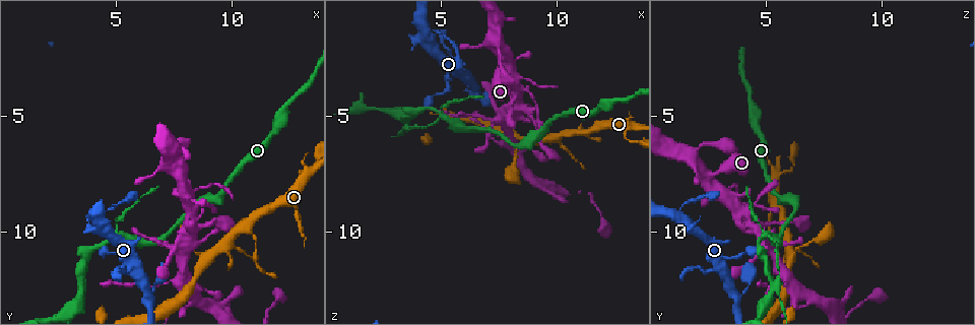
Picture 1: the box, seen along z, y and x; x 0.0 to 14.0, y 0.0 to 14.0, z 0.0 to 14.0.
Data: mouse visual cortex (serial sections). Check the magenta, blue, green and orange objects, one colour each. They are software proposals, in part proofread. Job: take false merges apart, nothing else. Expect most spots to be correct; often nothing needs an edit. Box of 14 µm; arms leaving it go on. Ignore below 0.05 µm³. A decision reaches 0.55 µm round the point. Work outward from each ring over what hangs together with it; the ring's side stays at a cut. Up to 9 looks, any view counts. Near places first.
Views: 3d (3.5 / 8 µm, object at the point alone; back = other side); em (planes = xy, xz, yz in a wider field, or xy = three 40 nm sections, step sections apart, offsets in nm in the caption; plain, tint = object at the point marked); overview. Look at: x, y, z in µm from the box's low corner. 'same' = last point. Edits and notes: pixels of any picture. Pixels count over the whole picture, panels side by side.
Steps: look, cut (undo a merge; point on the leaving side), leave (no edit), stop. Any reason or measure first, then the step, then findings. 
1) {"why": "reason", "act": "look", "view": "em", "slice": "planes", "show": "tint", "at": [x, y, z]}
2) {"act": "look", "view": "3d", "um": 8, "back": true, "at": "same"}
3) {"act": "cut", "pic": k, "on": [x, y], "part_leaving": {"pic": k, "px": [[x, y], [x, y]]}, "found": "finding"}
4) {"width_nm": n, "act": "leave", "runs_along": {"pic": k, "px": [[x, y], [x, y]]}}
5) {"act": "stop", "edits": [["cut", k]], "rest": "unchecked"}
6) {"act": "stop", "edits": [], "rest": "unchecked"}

{"why": "calibre changes", "act": "look", "view": "3d", "um": 3.5, "at": [13.0, 7.6, 5.5]}

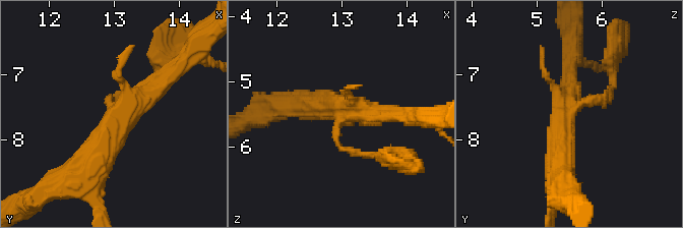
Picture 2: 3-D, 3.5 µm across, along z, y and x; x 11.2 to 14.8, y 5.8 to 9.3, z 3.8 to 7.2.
{"why": "shape alone is not enough", "act": "look", "view": "em", "slice": "xy", "step": 2, "show": "tint", "at": [13.05, 7.60, 5.50]}

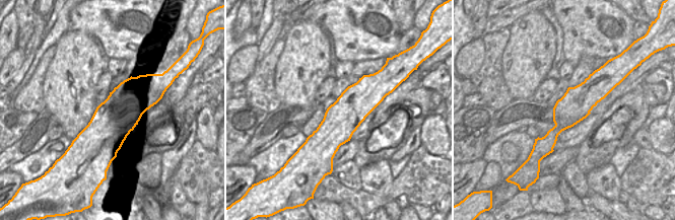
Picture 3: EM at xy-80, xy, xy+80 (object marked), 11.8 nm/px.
{"act": "look", "view": "em", "slice": "xy", "step": 3, "show": "tint", "at": "same"}

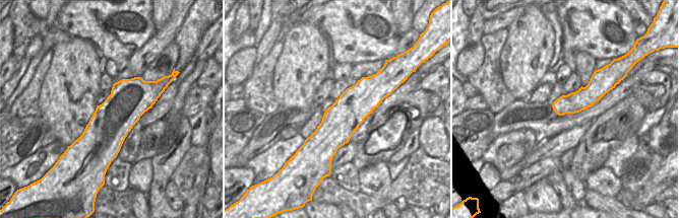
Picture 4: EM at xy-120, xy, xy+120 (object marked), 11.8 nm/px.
{"act": "leave", "found": "all the same cell"}

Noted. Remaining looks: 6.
{"why": "abrupt turn", "act": "look", "view": "3d", "um": 3.5, "at": [10.7, 9.6, 5.7]}

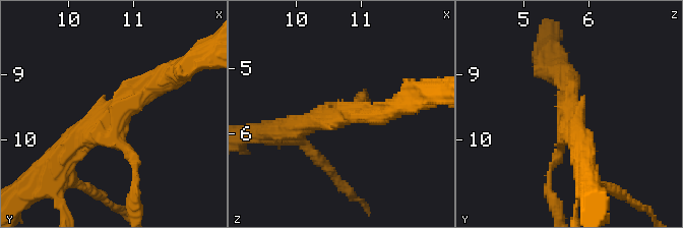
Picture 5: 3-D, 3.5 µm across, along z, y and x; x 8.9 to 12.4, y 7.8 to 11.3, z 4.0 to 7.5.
{"arms": 3, "arm_widths_nm": [150, 300, 350], "why": "shape alone is not enough", "act": "look", "view": "em", "slice": "xy", "step": 5, "show": "plain", "at": [10.65, 9.65, 5.70]}

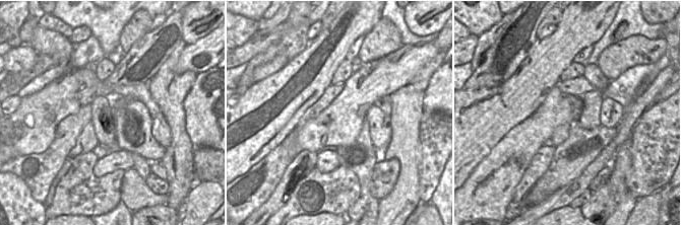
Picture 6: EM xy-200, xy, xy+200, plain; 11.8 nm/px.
{"why": "with the object marked", "act": "look", "view": "em", "slice": "xy", "step": 5, "show": "tint", "at": "same"}

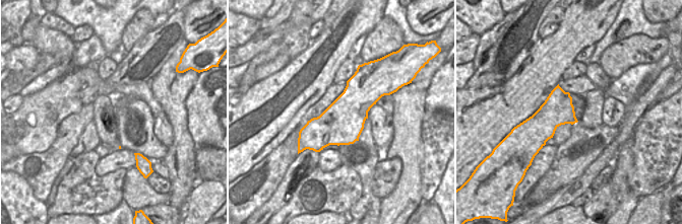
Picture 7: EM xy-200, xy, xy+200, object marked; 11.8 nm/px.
{"act": "leave", "runs_along": {"pic": 5, "px": [[165, 74], [59, 159]]}, "found": "one cell here"}

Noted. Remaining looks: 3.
{"why": "two arms in line, one across", "act": "look", "view": "3d", "um": 3.5, "at": [8.2, 8.8, 3.6]}

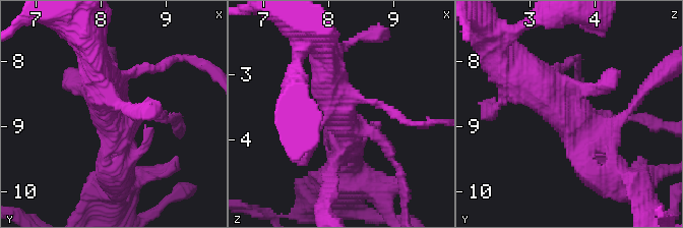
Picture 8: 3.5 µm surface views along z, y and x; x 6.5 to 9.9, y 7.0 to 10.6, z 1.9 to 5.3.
{"act": "look", "view": "em", "slice": "xy", "step": 1, "show": "tint", "at": [8.15, 8.80, 3.50]}

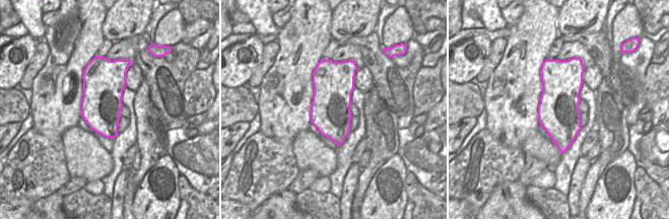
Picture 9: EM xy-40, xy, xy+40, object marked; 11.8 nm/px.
{"act": "leave", "found": "continuous, no second cell"}

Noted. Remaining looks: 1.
{"act": "stop", "edits": [], "rest": "unchecked"}

